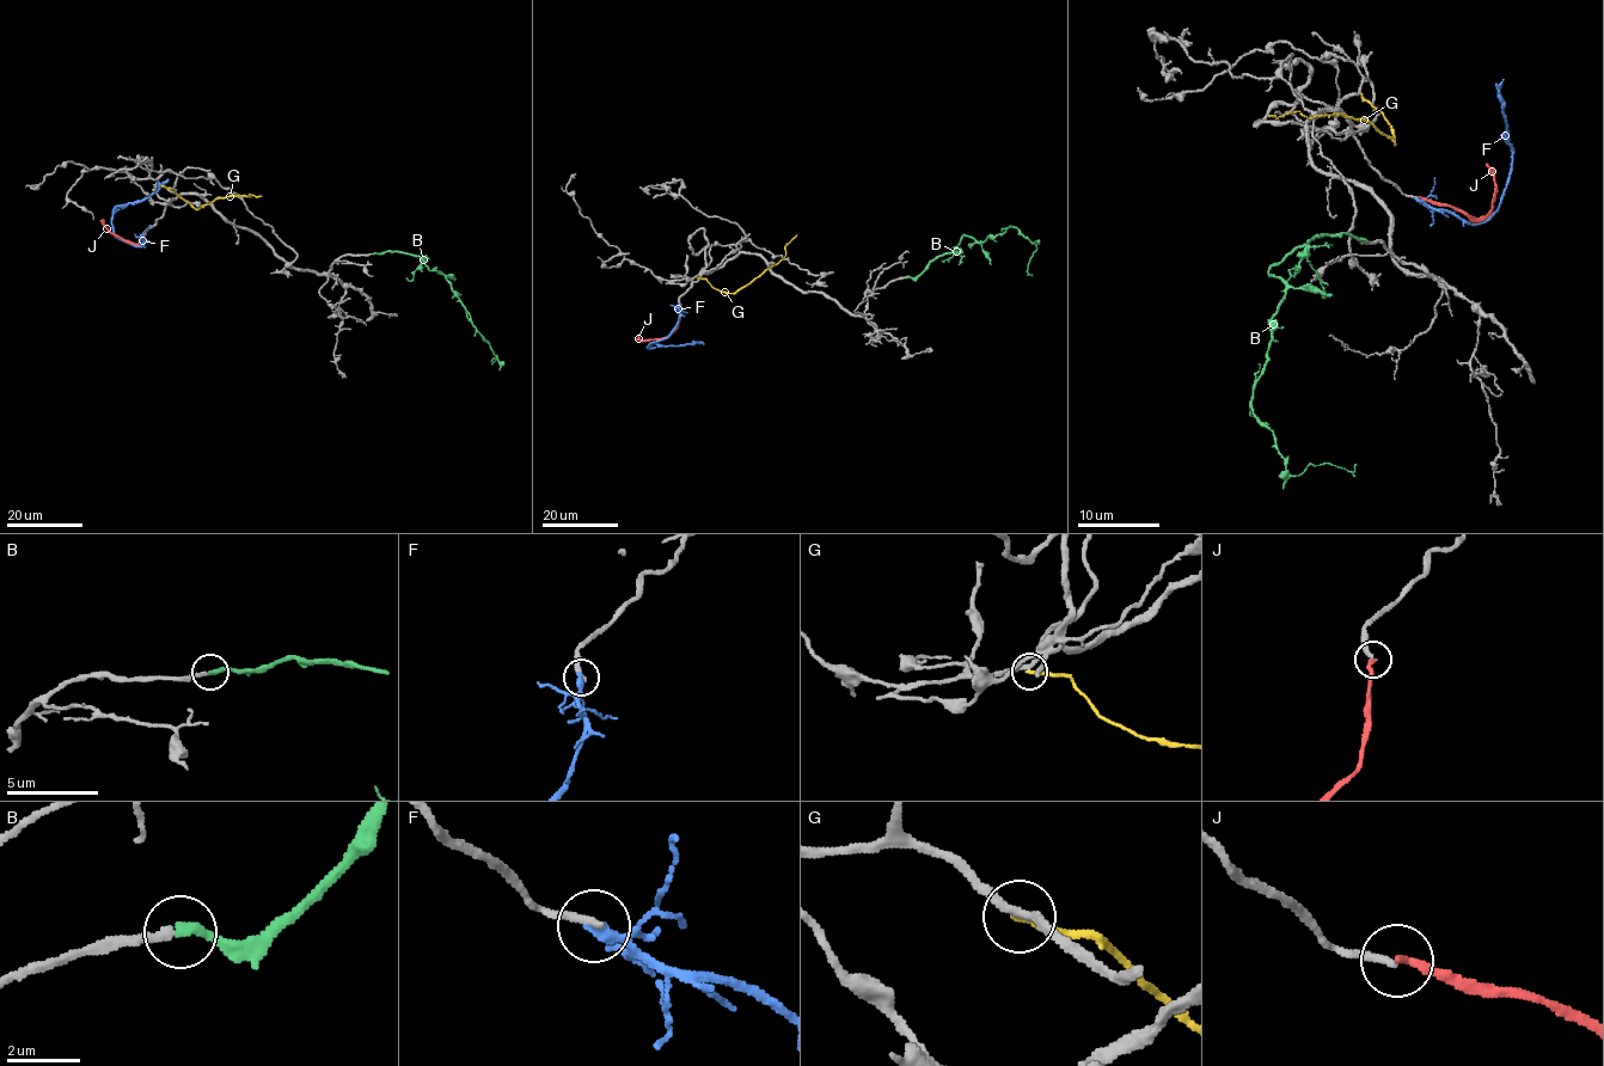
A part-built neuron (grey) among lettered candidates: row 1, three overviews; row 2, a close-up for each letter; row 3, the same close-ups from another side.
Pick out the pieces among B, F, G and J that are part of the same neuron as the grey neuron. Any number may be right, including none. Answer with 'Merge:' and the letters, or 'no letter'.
Merge: B

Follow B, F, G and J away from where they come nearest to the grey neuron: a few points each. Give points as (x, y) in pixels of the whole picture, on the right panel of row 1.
B: (1359, 240), (1324, 233), (1269, 270), (1285, 298), (1250, 400), (1292, 476), (1310, 464), (1350, 472), (1355, 464)
F: (1416, 198), (1473, 224), (1497, 209), (1511, 170), (1511, 147), (1501, 138), (1503, 80)
G: (1361, 95), (1388, 121), (1394, 144), (1370, 121), (1341, 115), (1312, 117), (1296, 110), (1269, 117)
J: (1419, 197), (1445, 203), (1473, 218), (1482, 218), (1491, 209), (1495, 181), (1487, 164)

